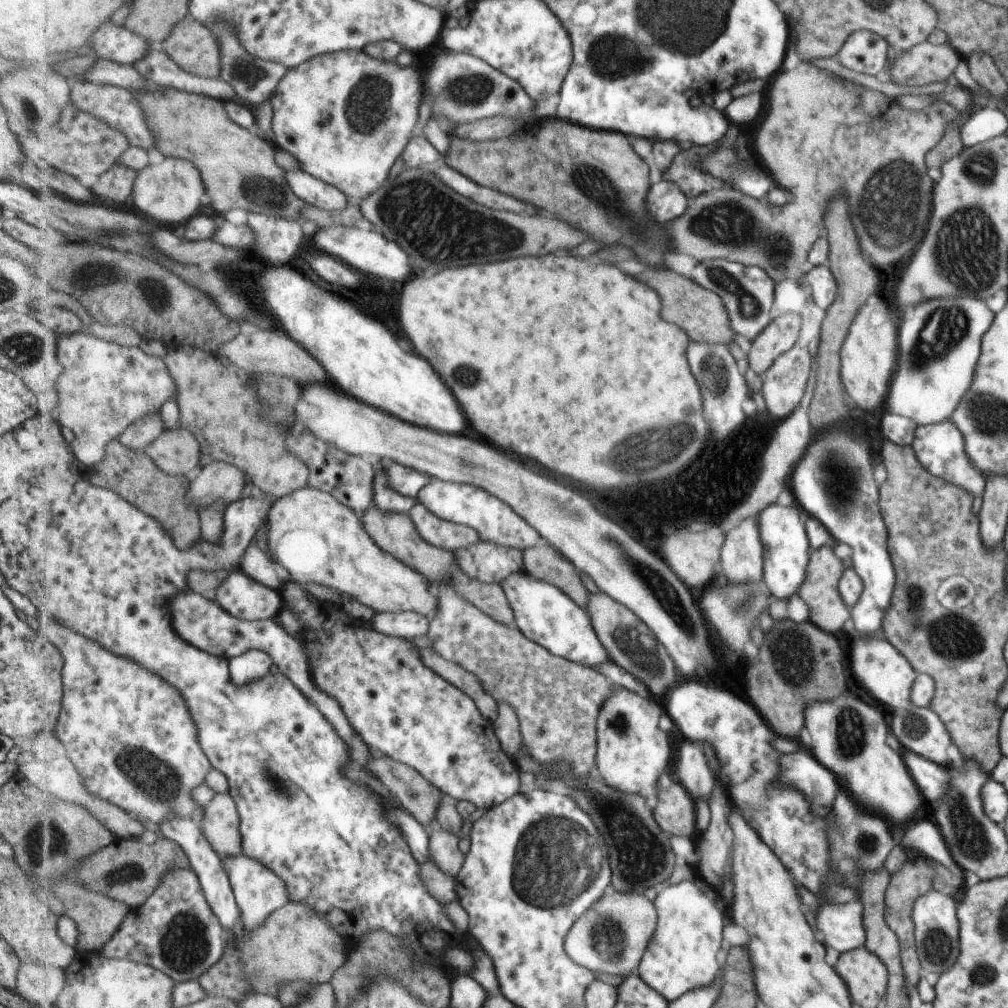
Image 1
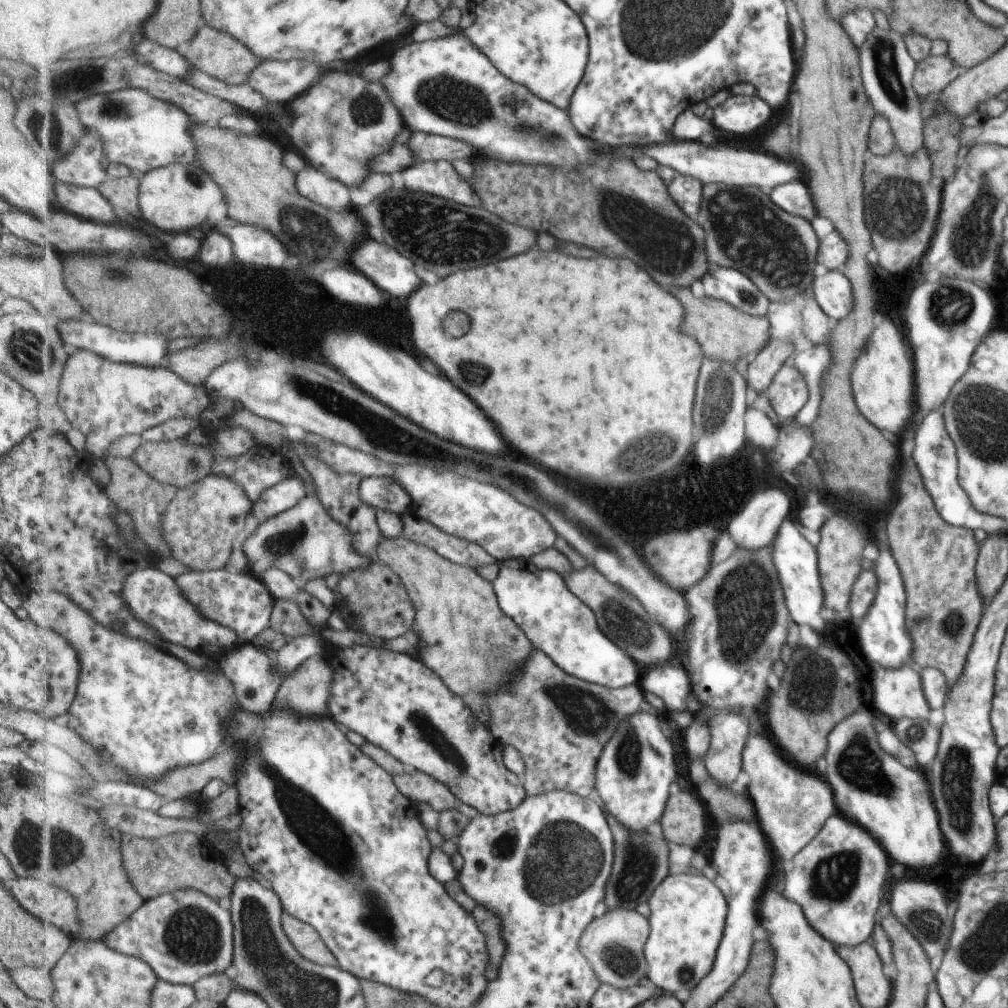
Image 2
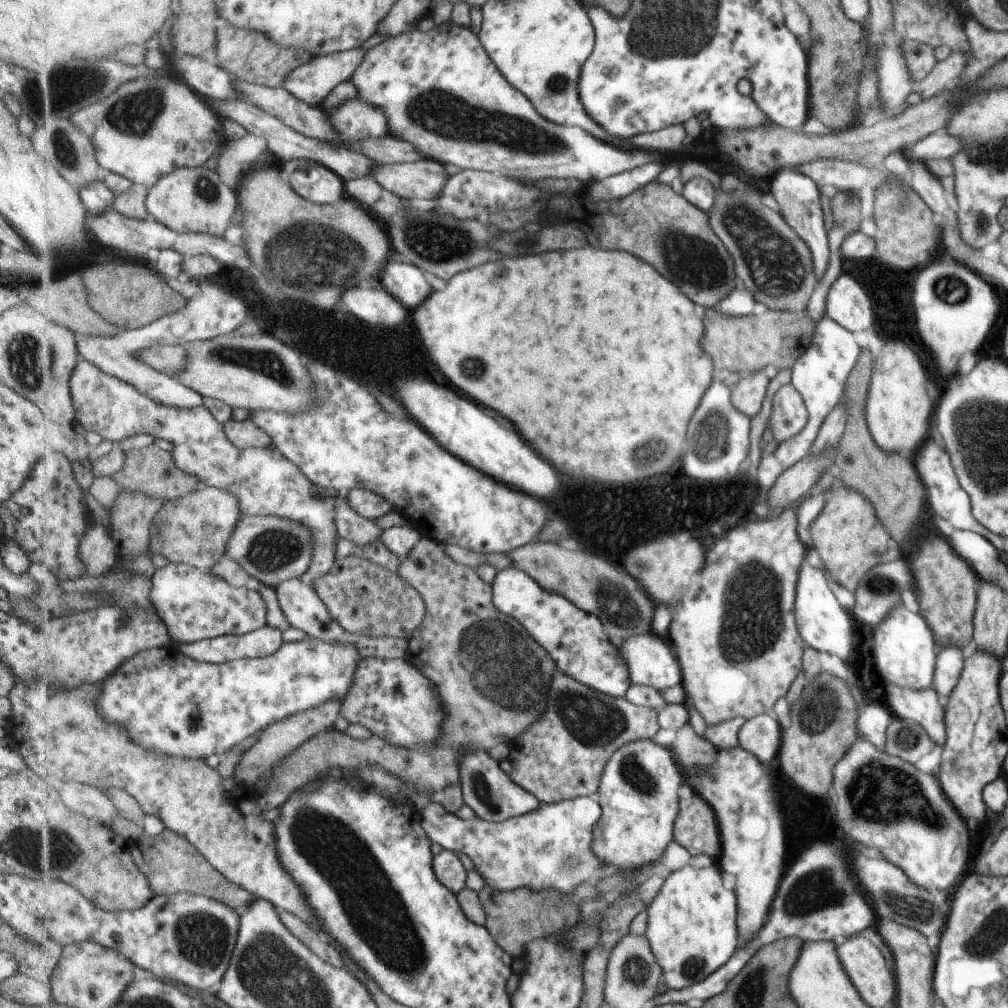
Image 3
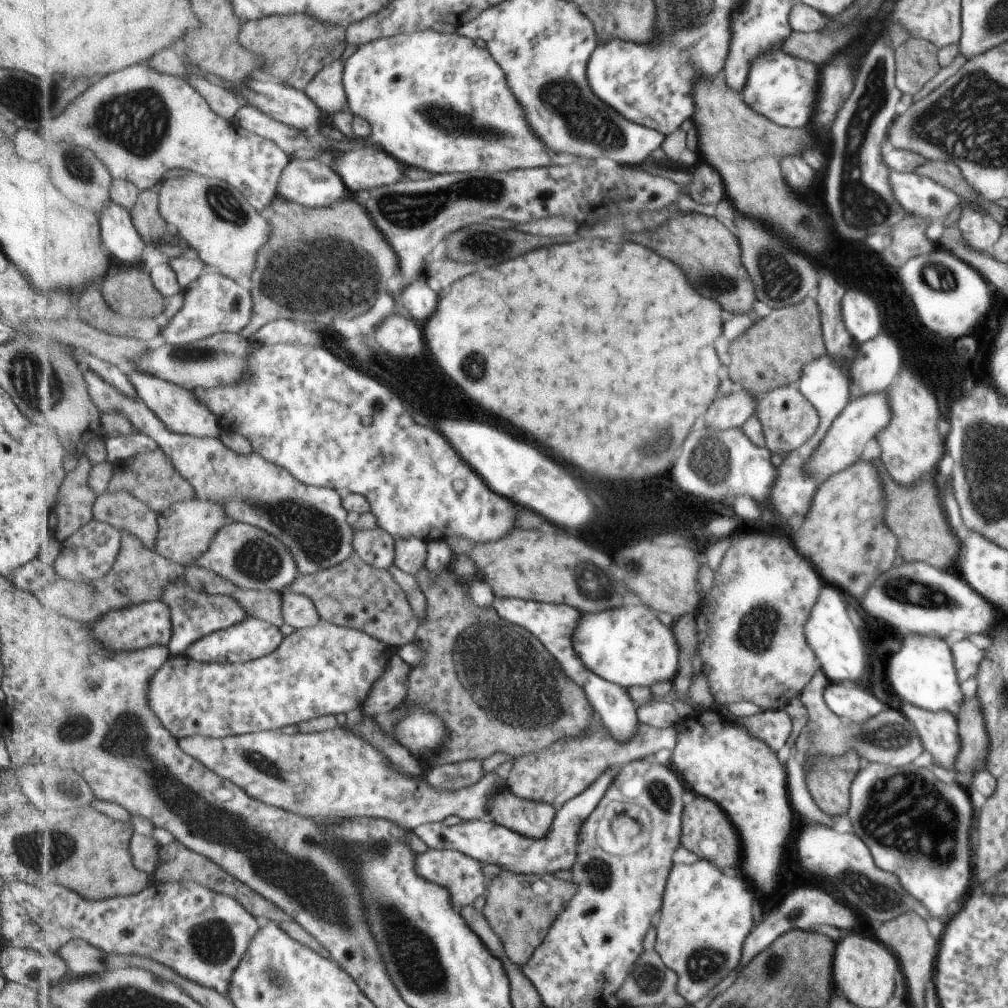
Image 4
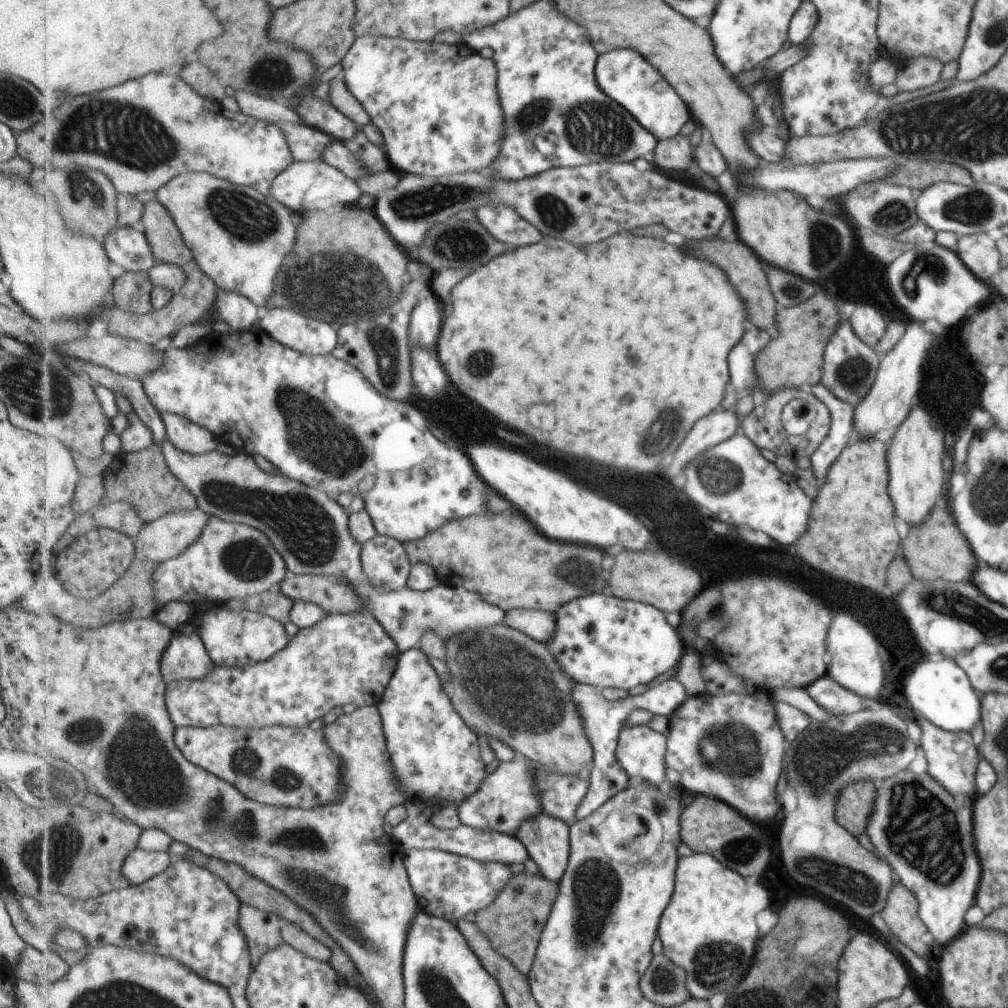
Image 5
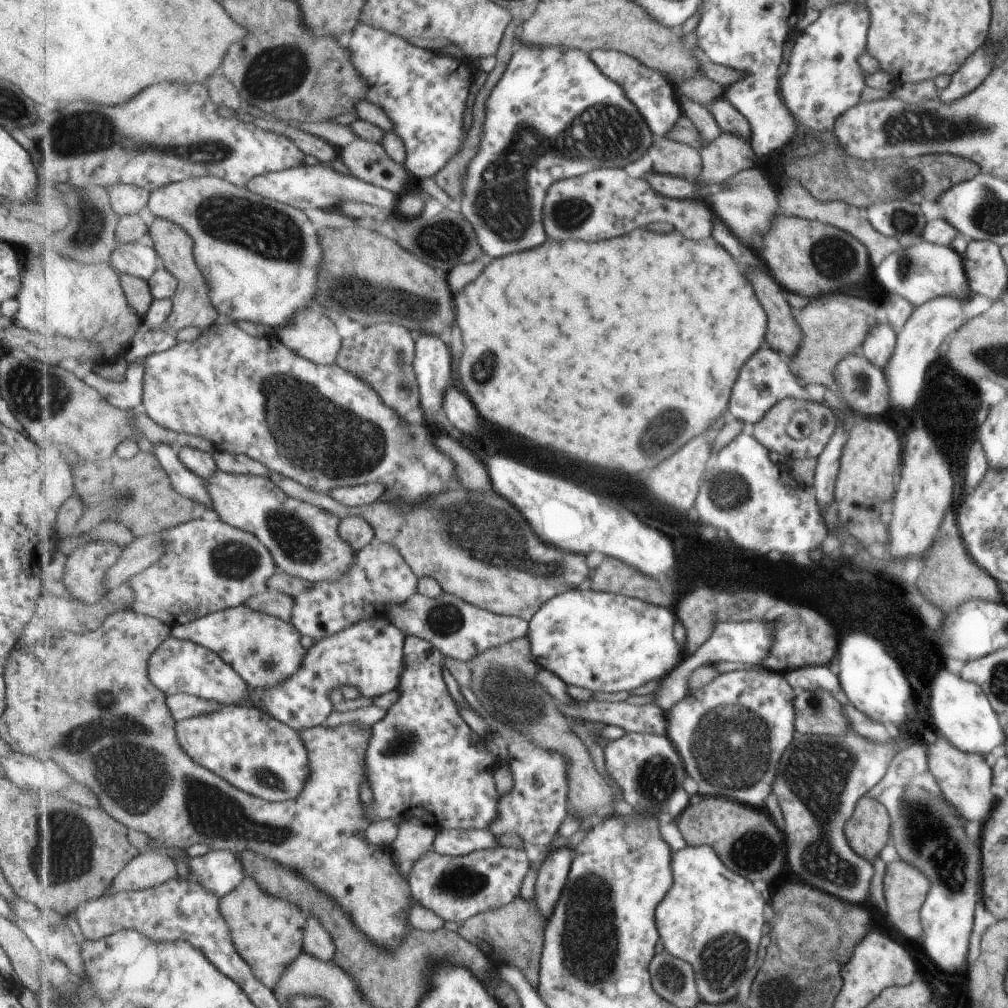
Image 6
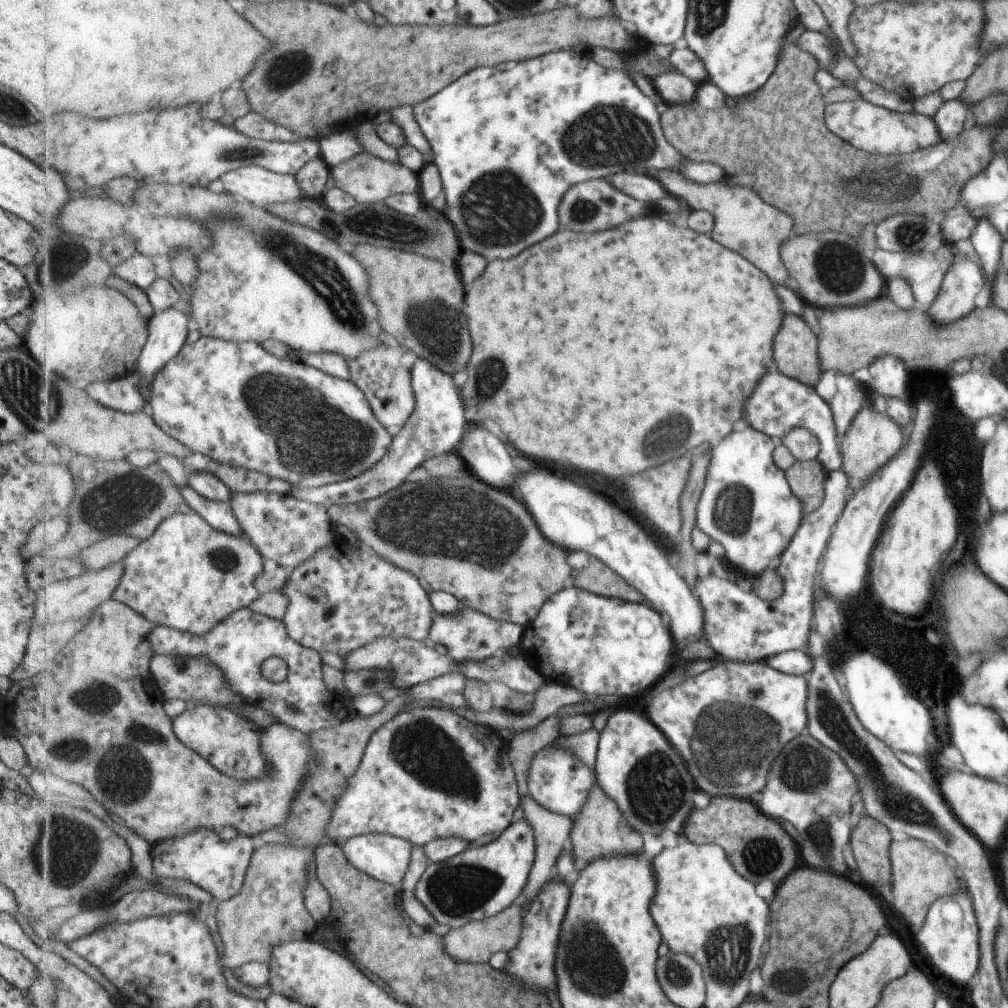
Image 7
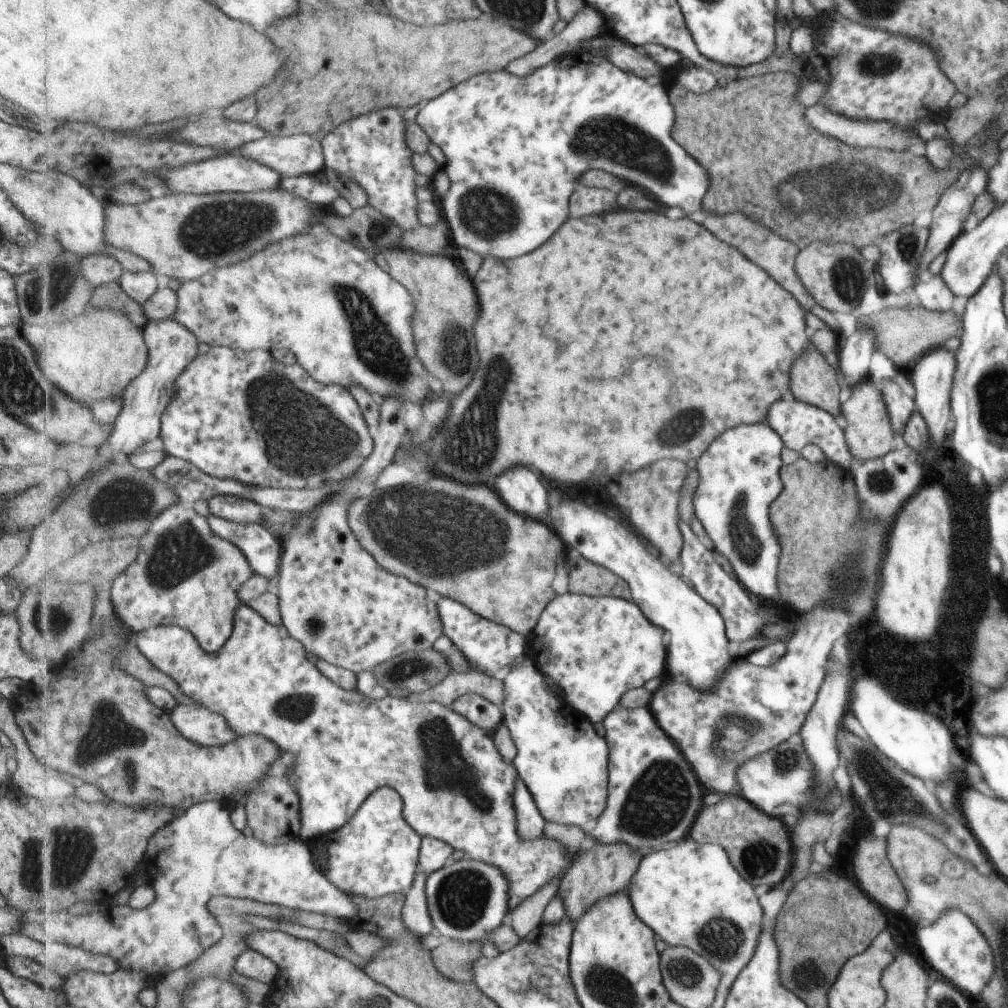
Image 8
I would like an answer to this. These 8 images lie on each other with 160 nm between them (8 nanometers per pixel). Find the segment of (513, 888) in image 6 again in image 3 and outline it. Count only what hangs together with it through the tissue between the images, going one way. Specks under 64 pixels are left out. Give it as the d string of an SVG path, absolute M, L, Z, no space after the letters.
M443 849L434 856L434 869L436 875L445 886L449 887L456 895L465 888L467 870L461 864L454 851Z

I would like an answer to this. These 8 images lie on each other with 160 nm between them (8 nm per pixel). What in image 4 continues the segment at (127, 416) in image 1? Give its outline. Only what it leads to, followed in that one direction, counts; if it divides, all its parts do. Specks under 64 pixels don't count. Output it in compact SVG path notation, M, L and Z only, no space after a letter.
M87 370L85 381L89 384L89 394L97 409L102 414L127 414L134 429L151 436L158 443L181 477L195 488L199 500L209 500L223 506L230 521L248 523L277 536L296 559L300 575L316 574L341 566L341 562L357 554L356 543L353 542L355 528L351 528L347 522L348 511L344 508L343 496L333 488L307 486L288 470L265 460L261 454L239 455L225 446L220 438L175 434L142 399L137 402L135 398L121 394L121 390L91 370Z

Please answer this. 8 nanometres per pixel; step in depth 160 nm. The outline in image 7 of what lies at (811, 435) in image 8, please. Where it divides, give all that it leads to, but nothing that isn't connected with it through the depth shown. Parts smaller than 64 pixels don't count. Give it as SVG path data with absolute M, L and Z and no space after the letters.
M774 363L769 364L769 370L757 382L755 392L751 394L744 406L744 417L742 419L751 428L761 431L769 438L779 438L796 426L805 427L819 441L819 452L816 459L829 471L835 471L842 465L830 406L809 385L779 372Z

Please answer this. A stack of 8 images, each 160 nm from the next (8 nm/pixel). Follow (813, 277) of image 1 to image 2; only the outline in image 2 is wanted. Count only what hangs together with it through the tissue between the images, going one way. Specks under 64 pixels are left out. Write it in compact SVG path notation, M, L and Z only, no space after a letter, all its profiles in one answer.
M841 270L827 271L813 281L813 296L819 308L833 320L842 319L851 308L852 294Z

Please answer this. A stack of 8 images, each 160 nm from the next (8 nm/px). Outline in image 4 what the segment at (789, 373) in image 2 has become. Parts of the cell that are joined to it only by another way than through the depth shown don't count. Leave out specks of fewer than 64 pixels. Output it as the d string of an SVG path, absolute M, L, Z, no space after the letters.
M789 382L785 386L773 388L767 392L765 397L755 402L754 415L759 422L763 438L765 438L765 448L770 453L793 452L795 448L802 446L815 434L819 426L819 416L813 408L813 401L807 400L796 388L796 382Z

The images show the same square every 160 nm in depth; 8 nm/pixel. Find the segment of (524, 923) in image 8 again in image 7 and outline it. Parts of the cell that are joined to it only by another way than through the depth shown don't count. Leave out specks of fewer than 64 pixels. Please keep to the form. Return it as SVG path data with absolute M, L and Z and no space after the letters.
M528 794L519 800L519 806L517 807L520 807L522 810L522 818L531 824L531 828L533 828L533 832L535 832L536 840L536 859L528 878L528 884L525 886L523 893L525 901L529 904L527 907L521 906L521 908L525 908L529 911L533 906L533 900L535 900L537 894L541 892L541 888L543 888L547 882L551 882L551 880L555 880L555 877L557 877L555 865L557 864L557 858L561 858L563 850L565 850L567 844L570 843L575 824L574 820L569 818L569 816L554 813L552 810L539 804L537 799L534 799Z

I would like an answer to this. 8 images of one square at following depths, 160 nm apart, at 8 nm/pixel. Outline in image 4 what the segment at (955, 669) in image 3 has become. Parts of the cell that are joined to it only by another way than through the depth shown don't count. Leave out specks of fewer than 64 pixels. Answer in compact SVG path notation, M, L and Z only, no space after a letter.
M967 639L955 642L948 650L955 662L956 675L960 683L968 678L976 677L983 658L989 654L987 649L979 649Z

